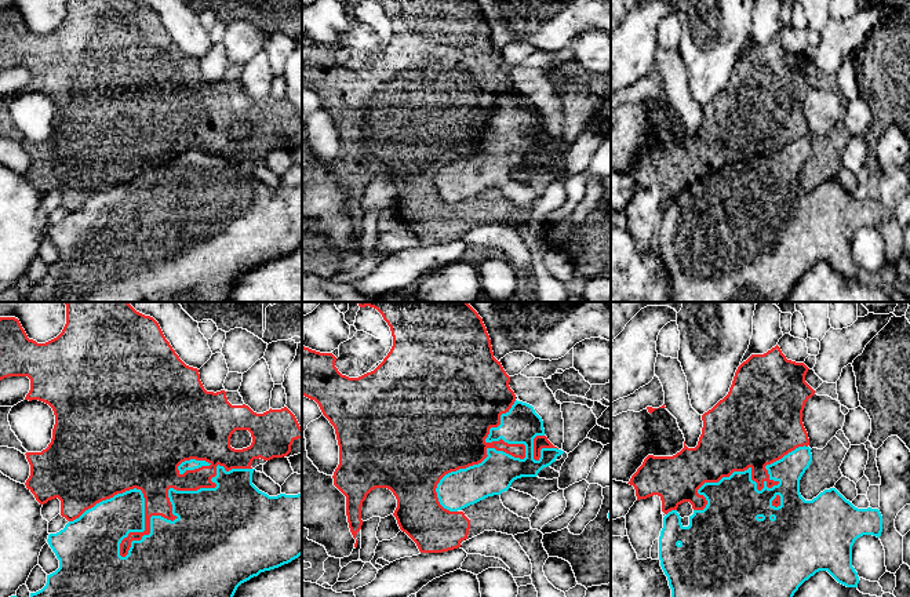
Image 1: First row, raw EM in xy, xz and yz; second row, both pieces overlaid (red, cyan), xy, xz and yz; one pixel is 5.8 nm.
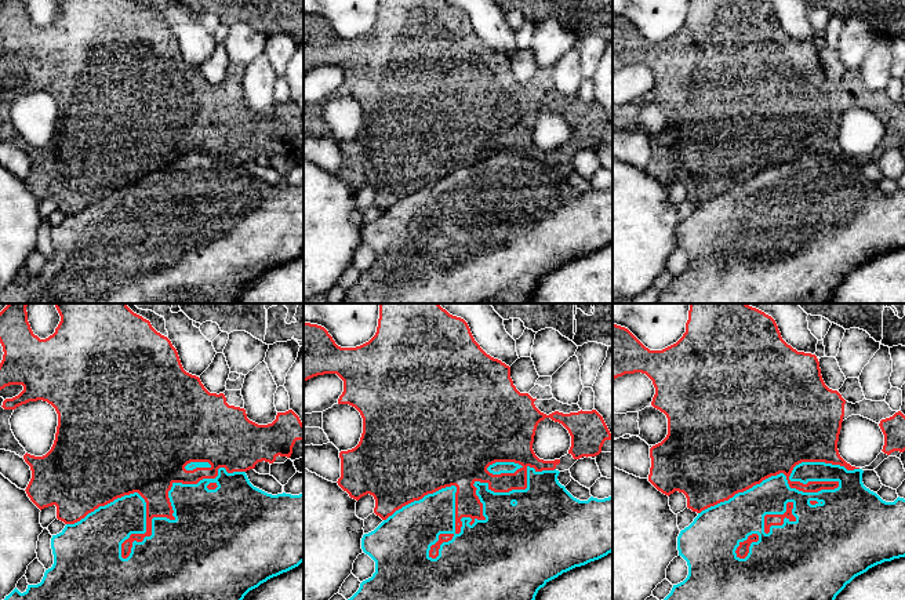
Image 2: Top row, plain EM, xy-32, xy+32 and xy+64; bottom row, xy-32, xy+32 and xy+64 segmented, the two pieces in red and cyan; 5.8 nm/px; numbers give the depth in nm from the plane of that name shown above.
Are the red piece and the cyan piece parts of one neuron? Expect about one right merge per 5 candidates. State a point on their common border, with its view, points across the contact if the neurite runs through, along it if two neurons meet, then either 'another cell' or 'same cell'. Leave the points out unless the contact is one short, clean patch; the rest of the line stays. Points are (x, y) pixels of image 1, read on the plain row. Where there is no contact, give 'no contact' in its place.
contact xy (159, 206); another cell

